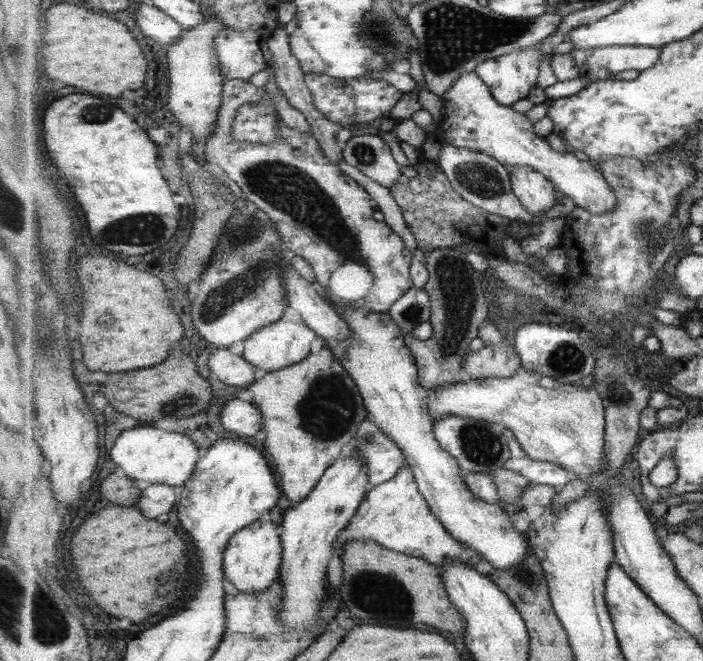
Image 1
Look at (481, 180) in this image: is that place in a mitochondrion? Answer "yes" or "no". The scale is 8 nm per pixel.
yes

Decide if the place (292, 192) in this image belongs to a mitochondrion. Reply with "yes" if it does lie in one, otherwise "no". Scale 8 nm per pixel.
yes

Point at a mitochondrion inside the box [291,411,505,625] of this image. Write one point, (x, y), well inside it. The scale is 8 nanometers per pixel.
(398, 590)

